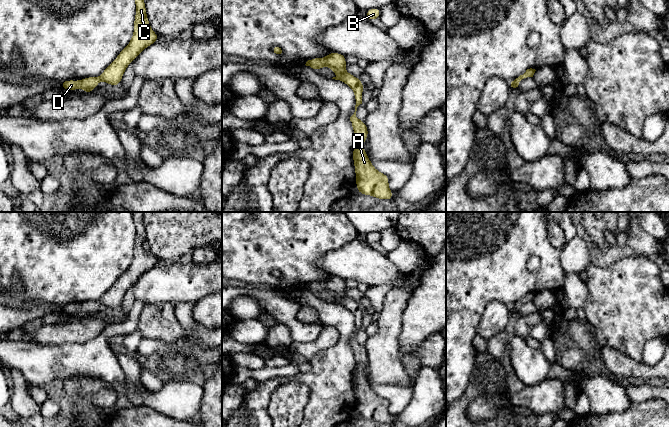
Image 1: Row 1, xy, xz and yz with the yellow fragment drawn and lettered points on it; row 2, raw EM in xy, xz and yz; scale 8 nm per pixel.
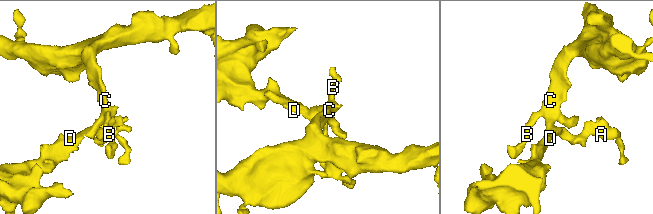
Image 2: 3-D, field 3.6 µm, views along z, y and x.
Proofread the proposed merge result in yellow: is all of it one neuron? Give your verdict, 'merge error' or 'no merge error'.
no merge error

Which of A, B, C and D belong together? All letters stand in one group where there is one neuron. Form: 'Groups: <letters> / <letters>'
Groups: A B C D

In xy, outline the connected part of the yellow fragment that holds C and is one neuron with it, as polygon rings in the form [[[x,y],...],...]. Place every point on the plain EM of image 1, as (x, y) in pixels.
[[[133,212],[136,239],[134,243],[134,257],[129,268],[100,300],[87,301],[79,305],[66,304],[60,306],[61,312],[68,315],[82,312],[85,314],[84,318],[88,318],[97,311],[99,305],[105,305],[108,309],[117,311],[128,289],[137,282],[141,275],[159,264],[159,260],[151,253],[146,239],[143,215],[144,212]]]

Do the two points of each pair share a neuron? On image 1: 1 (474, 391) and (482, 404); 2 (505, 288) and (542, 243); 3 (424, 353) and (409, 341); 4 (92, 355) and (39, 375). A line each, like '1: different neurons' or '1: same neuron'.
1: different neurons
2: same neuron
3: different neurons
4: same neuron

